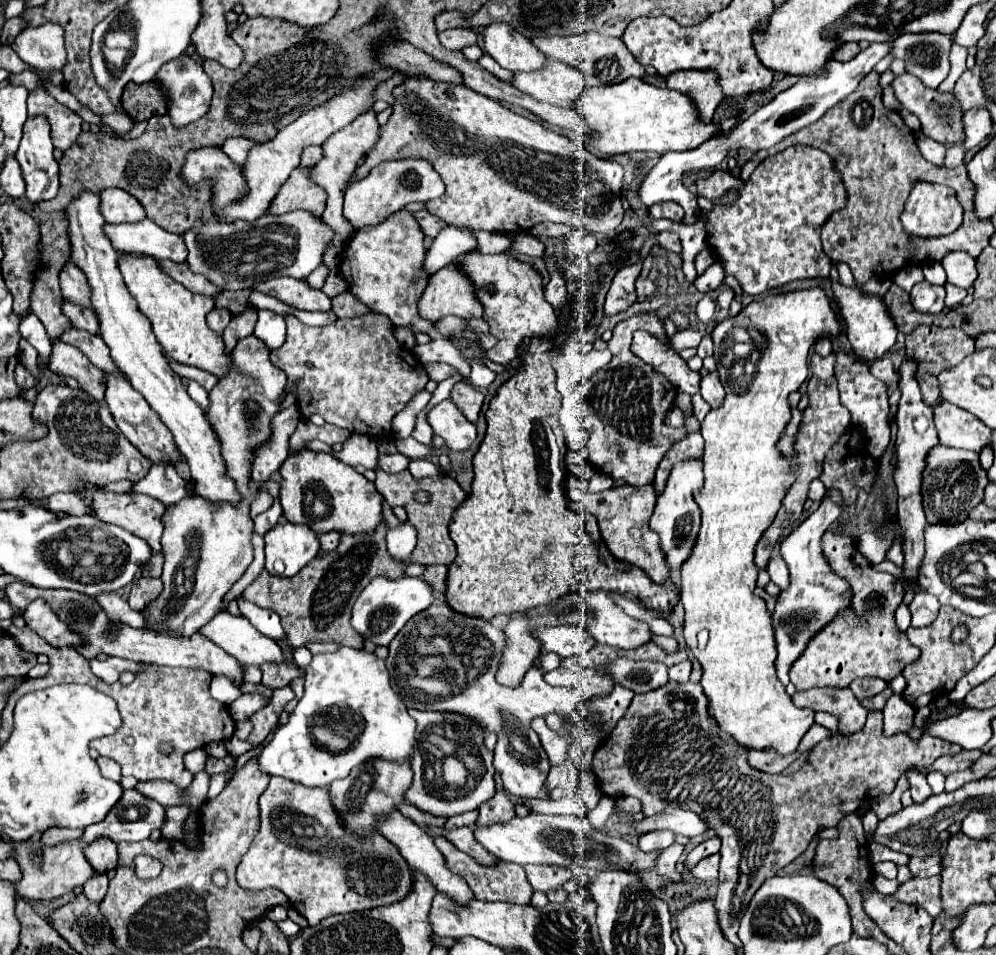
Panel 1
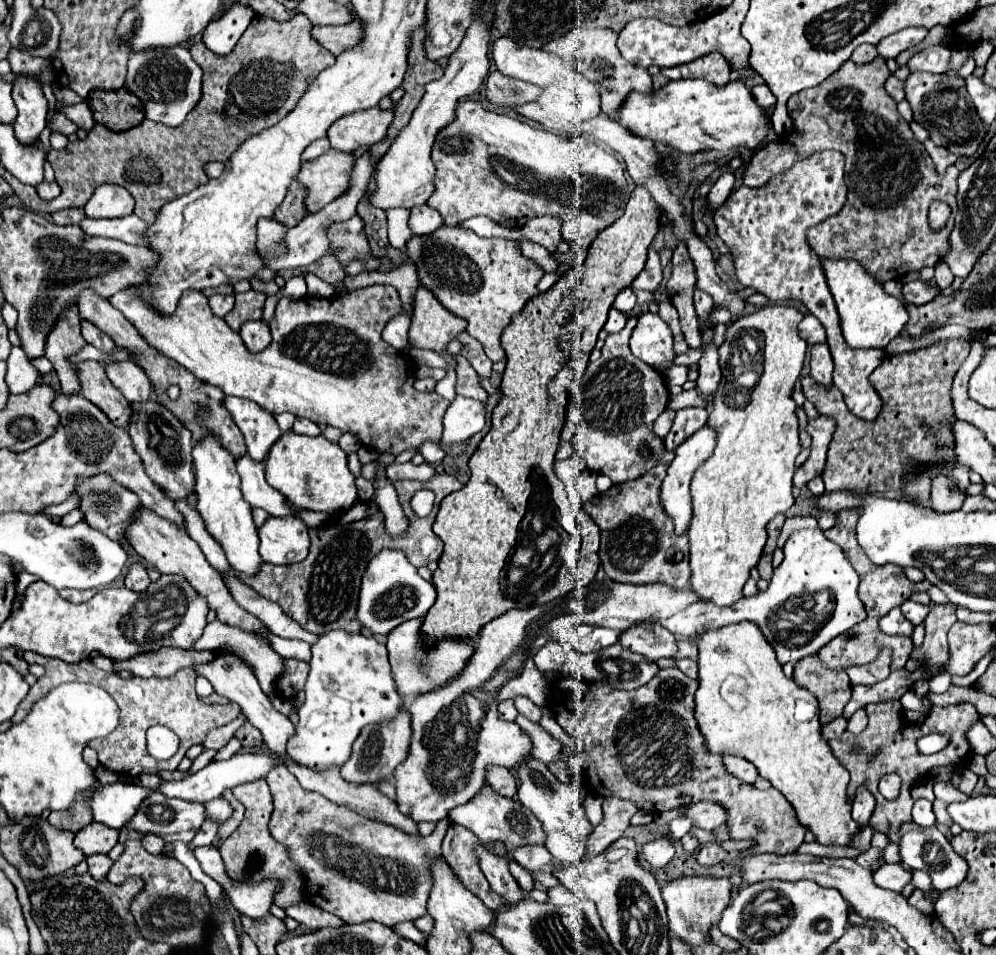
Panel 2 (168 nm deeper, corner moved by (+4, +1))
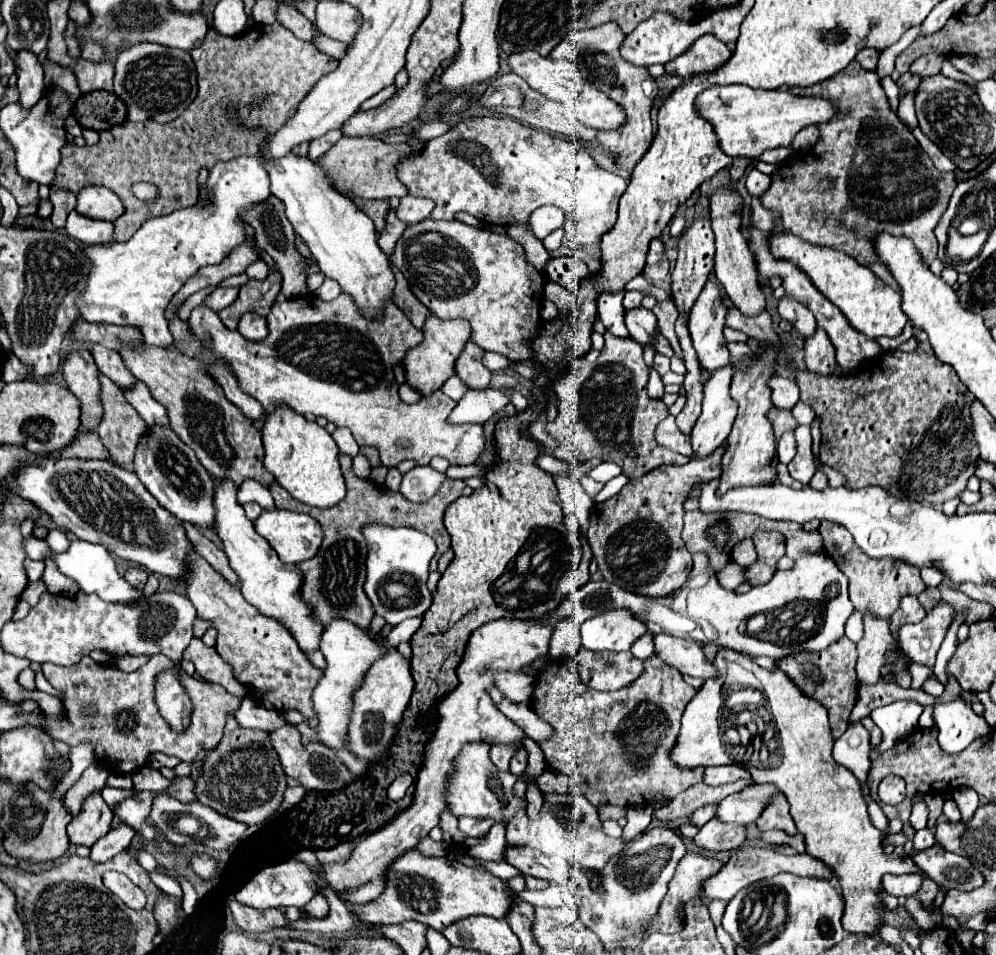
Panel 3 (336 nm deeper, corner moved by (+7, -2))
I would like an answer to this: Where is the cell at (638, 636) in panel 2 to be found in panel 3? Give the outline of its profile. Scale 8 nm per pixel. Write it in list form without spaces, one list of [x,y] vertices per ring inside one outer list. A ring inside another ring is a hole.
[[[656,634],[652,638],[654,652],[668,666],[676,668],[680,674],[690,674],[698,678],[712,678],[716,674],[714,666],[704,658],[702,646],[690,640],[682,640],[670,634]]]

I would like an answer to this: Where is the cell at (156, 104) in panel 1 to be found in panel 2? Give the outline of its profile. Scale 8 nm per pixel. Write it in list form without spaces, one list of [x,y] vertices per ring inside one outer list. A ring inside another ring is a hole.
[[[95,89],[87,97],[87,105],[93,111],[95,123],[105,125],[111,131],[133,129],[145,117],[141,101],[125,89],[117,91]]]

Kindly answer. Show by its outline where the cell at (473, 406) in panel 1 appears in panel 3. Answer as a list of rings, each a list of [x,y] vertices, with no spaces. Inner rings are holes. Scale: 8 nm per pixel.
[[[468,342],[456,360],[456,376],[470,388],[470,390],[486,390],[490,386],[490,370],[480,362],[484,354],[482,348]]]

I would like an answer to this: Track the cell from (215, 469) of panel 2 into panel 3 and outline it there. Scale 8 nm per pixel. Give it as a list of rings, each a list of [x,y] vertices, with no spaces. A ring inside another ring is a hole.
[[[212,478],[212,480],[216,482],[216,486],[214,486],[214,510],[216,510],[216,516],[214,516],[214,532],[222,540],[222,550],[230,558],[230,568],[240,578],[240,592],[242,592],[242,596],[252,606],[256,606],[264,616],[276,618],[278,622],[286,624],[288,632],[294,636],[294,640],[298,642],[298,646],[302,648],[302,652],[314,652],[314,650],[318,650],[318,638],[322,634],[322,626],[314,620],[314,616],[310,614],[310,608],[300,598],[302,576],[300,576],[298,568],[294,564],[282,564],[278,560],[278,556],[274,554],[274,550],[270,550],[270,546],[264,542],[264,538],[254,530],[252,520],[244,514],[242,504],[238,504],[238,500],[236,500],[236,490],[238,490],[236,484],[232,480],[228,480],[228,478]]]

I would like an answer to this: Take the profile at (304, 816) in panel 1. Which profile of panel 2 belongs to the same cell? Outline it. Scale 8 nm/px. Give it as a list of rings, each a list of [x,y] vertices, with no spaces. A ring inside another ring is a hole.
[[[287,767],[269,771],[265,779],[275,805],[269,833],[289,849],[313,893],[325,901],[317,903],[317,907],[337,915],[345,923],[379,921],[389,927],[427,915],[427,899],[433,889],[431,863],[443,857],[441,839],[451,825],[449,819],[437,823],[437,829],[429,837],[409,835],[303,789]]]

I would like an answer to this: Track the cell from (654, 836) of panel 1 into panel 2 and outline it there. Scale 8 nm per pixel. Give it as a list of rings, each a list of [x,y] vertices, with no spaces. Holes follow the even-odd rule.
[[[679,817],[679,819],[673,819],[671,823],[669,823],[669,837],[673,839],[673,841],[677,841],[677,839],[681,839],[683,835],[687,835],[689,831],[691,831],[691,827],[693,827],[693,819],[689,819],[689,817]]]

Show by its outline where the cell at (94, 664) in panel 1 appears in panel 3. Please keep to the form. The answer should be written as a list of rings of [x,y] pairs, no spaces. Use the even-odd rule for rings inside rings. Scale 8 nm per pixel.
[[[198,638],[190,640],[188,648],[184,650],[182,660],[192,660],[196,666],[196,672],[200,674],[202,680],[220,684],[230,694],[238,694],[238,698],[244,698],[244,694],[242,694],[244,686],[238,684],[238,680],[232,676],[230,666],[226,666],[226,662],[216,654],[214,648],[204,646]]]

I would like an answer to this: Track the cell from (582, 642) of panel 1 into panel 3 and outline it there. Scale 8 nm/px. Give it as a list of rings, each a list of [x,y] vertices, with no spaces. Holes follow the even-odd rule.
[[[610,610],[610,614],[602,614],[602,618],[592,618],[580,626],[582,646],[592,652],[630,650],[646,632],[646,626],[626,610]]]

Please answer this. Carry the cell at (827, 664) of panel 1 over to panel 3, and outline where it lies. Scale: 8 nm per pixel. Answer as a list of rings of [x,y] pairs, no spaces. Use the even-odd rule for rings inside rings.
[[[824,520],[818,528],[818,532],[824,538],[824,550],[830,552],[840,566],[840,570],[850,580],[850,600],[854,608],[862,614],[874,614],[878,618],[890,618],[892,612],[900,606],[900,600],[904,596],[918,596],[926,590],[926,584],[920,580],[920,570],[914,570],[914,566],[906,566],[904,562],[890,562],[890,560],[872,560],[866,558],[852,540],[852,534],[834,522]]]

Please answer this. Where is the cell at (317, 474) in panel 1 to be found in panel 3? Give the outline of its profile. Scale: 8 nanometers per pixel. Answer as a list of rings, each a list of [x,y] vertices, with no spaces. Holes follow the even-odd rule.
[[[286,408],[276,410],[274,414],[266,414],[262,440],[266,448],[266,470],[292,498],[308,506],[332,508],[346,496],[346,486],[340,470],[340,450],[334,438],[316,422],[306,422],[304,416]]]

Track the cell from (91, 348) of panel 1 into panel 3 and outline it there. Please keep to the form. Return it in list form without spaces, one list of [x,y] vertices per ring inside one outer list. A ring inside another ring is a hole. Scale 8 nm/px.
[[[136,380],[136,384],[132,384],[130,388],[126,388],[124,396],[126,396],[126,400],[134,406],[134,410],[142,416],[142,420],[148,426],[154,426],[154,422],[168,424],[166,410],[152,398],[150,390],[144,386],[142,380]]]

